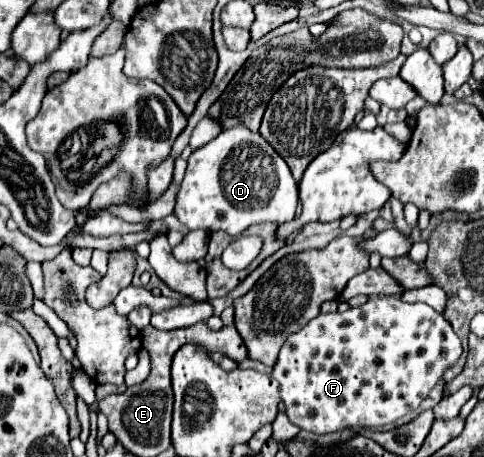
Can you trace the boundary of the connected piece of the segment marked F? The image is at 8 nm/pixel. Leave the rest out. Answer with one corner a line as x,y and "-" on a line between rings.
370,297
364,305
354,309
320,313
298,333
290,335
280,351
272,377
280,383
288,419
304,431
326,435
346,427
378,429
398,419
404,425
420,415
434,385
460,355
460,339
442,313
436,313
424,303
404,303
400,297

